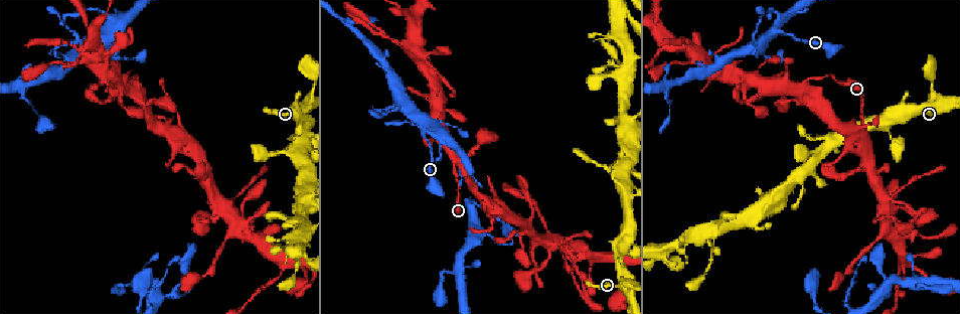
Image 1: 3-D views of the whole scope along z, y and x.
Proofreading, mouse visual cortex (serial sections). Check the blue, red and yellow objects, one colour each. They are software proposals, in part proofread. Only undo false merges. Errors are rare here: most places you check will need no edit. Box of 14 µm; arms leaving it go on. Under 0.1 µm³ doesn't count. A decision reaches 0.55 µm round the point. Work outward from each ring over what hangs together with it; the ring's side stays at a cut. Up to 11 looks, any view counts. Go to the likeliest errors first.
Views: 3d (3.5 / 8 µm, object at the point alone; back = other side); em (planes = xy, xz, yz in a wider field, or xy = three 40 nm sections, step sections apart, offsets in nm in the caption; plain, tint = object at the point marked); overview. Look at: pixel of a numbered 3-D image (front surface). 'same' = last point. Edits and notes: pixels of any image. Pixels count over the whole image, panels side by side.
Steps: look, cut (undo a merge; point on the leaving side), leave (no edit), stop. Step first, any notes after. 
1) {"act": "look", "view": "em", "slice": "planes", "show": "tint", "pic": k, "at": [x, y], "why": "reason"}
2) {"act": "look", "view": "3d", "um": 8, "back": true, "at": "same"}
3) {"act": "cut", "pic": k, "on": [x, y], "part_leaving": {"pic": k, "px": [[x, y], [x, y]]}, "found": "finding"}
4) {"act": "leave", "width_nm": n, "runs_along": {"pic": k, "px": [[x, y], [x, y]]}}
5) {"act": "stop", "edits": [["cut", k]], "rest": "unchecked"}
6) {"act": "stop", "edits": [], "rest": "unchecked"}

{"act": "look", "view": "em", "slice": "xy", "step": 5, "show": "tint", "pic": 1, "at": [803, 171], "why": "four arms meet"}

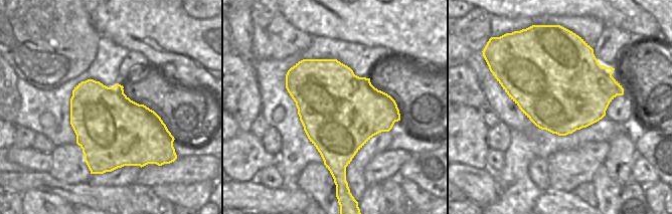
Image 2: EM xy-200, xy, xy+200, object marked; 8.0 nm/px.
{"act": "look", "view": "3d", "um": 3.5, "back": true, "at": "same", "why": "see where the arms go"}

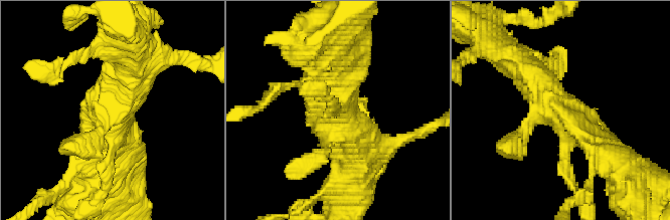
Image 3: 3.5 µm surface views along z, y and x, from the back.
{"act": "leave", "runs_along": {"pic": 3, "px": [[506, 55], [599, 148]]}, "found": "all the same cell"}

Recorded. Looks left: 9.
{"act": "look", "view": "3d", "um": 3.5, "pic": 1, "at": [672, 85], "why": "sharp bend"}

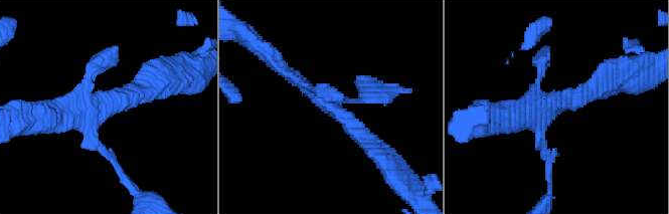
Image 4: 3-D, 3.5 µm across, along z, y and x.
{"act": "look", "view": "em", "slice": "xy", "step": 1, "show": "tint", "pic": 4, "at": [97, 106]}

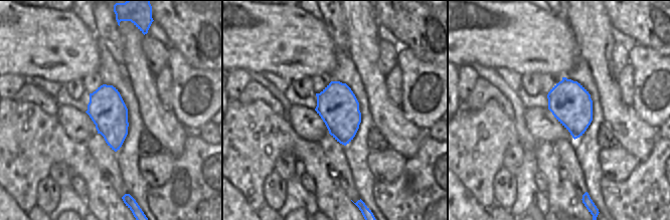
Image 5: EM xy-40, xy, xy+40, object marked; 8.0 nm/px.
{"act": "look", "view": "em", "slice": "xy", "step": 3, "show": "tint", "at": "same", "why": "cut it another way"}

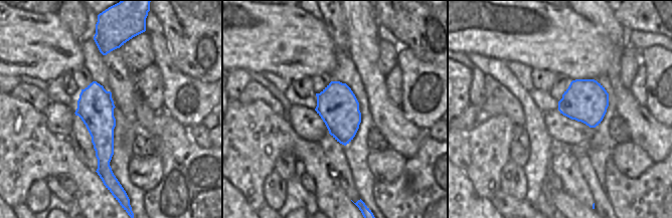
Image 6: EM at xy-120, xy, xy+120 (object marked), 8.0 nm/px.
{"act": "leave", "runs_along": {"pic": 6, "px": [[94, 84], [109, 178]]}, "found": "one cell here"}

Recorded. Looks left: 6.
{"act": "look", "view": "3d", "um": 3.5, "pic": 1, "at": [807, 87], "why": "branch point"}

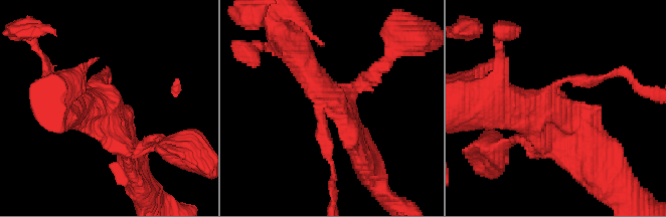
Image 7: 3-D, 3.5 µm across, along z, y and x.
{"act": "look", "view": "em", "slice": "xy", "step": 3, "show": "tint", "pic": 7, "at": [99, 105], "why": "need the tissue"}

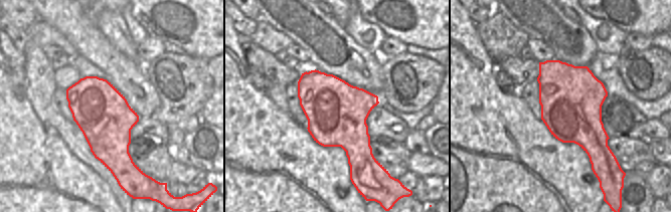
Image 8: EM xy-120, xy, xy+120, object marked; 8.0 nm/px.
{"act": "leave", "found": "continuous, no second cell"}

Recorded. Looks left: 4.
{"act": "look", "view": "3d", "um": 3.5, "pic": 1, "at": [240, 227], "why": "two arms in line, one across"}

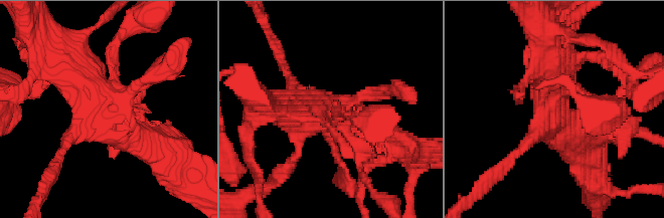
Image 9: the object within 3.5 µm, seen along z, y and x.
{"act": "look", "view": "em", "slice": "xy", "step": 2, "show": "tint", "pic": 9, "at": [107, 111], "why": "shape alone is not enough"}

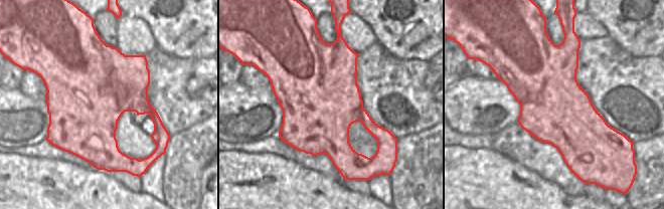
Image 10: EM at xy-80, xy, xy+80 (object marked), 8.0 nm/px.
{"act": "leave", "runs_along": {"pic": 9, "px": [[47, 48], [116, 129], [140, 141]]}, "found": "continuous, no second cell"}

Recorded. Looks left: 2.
{"act": "stop", "edits": [], "rest": "unchecked"}

